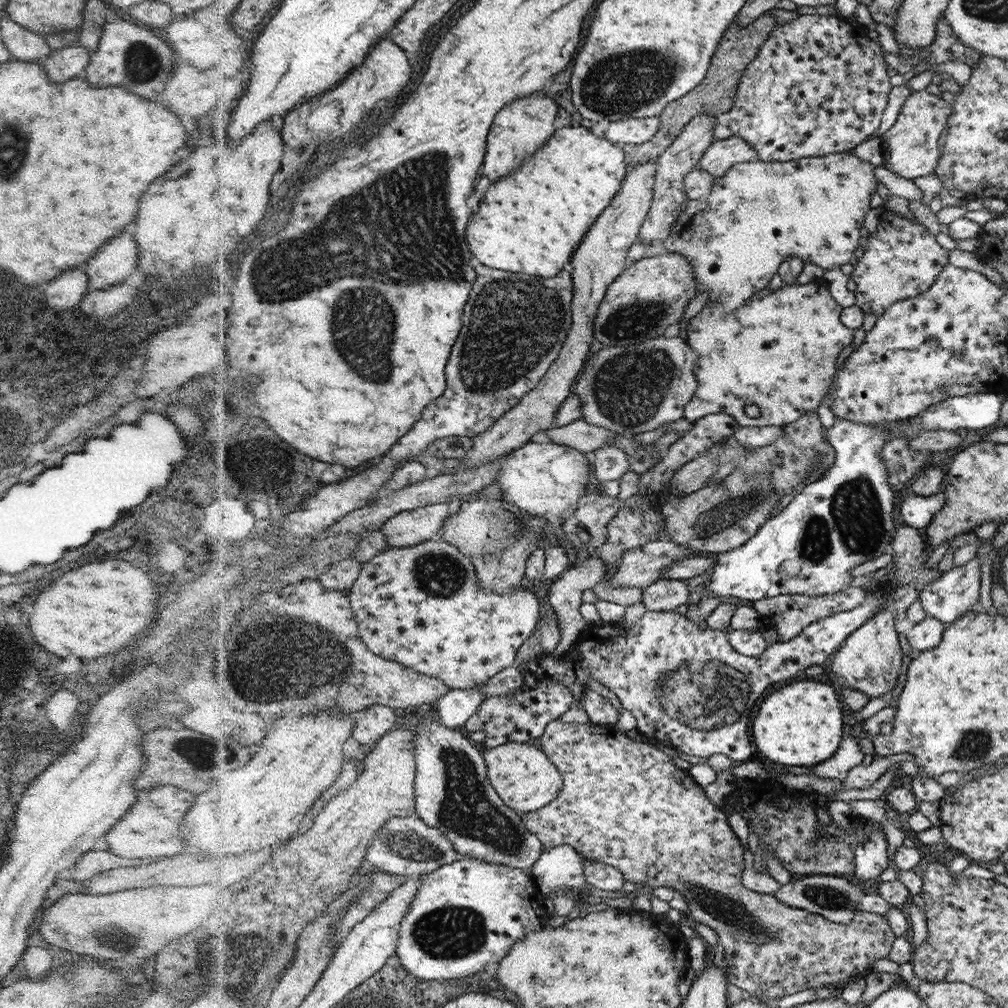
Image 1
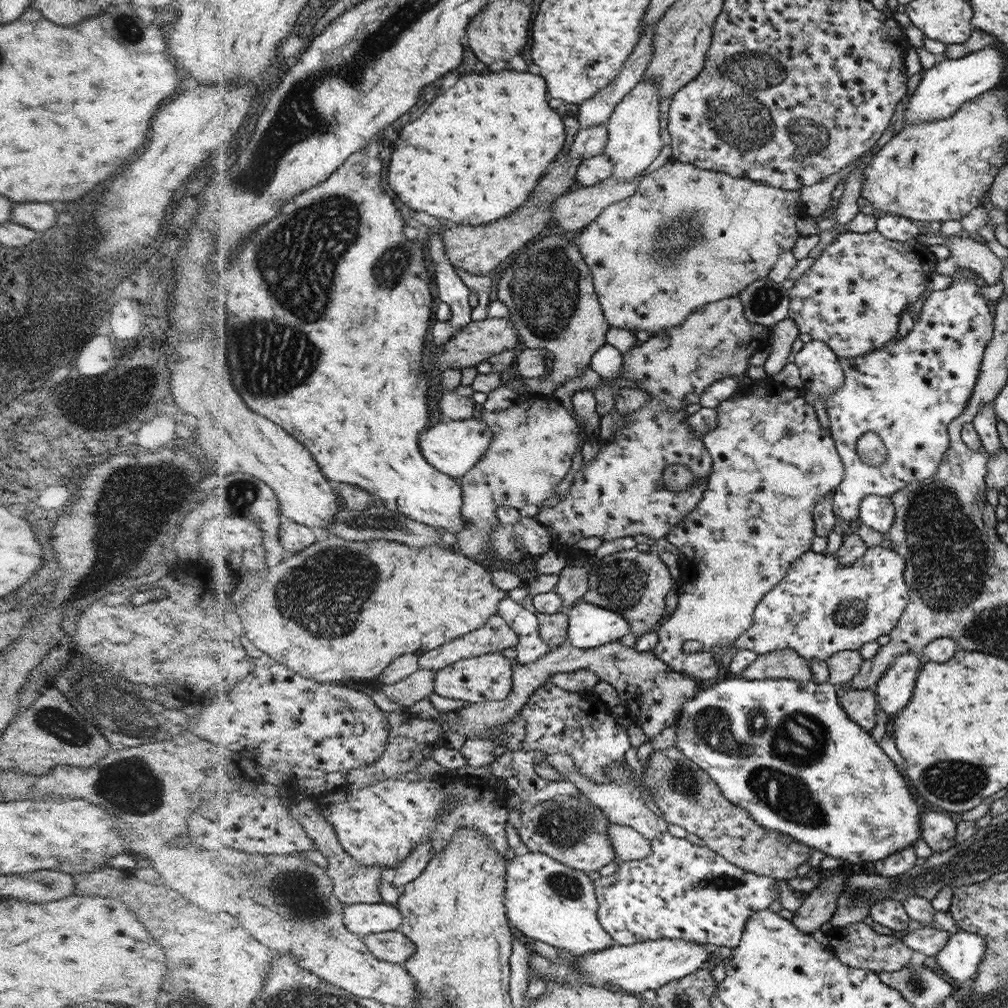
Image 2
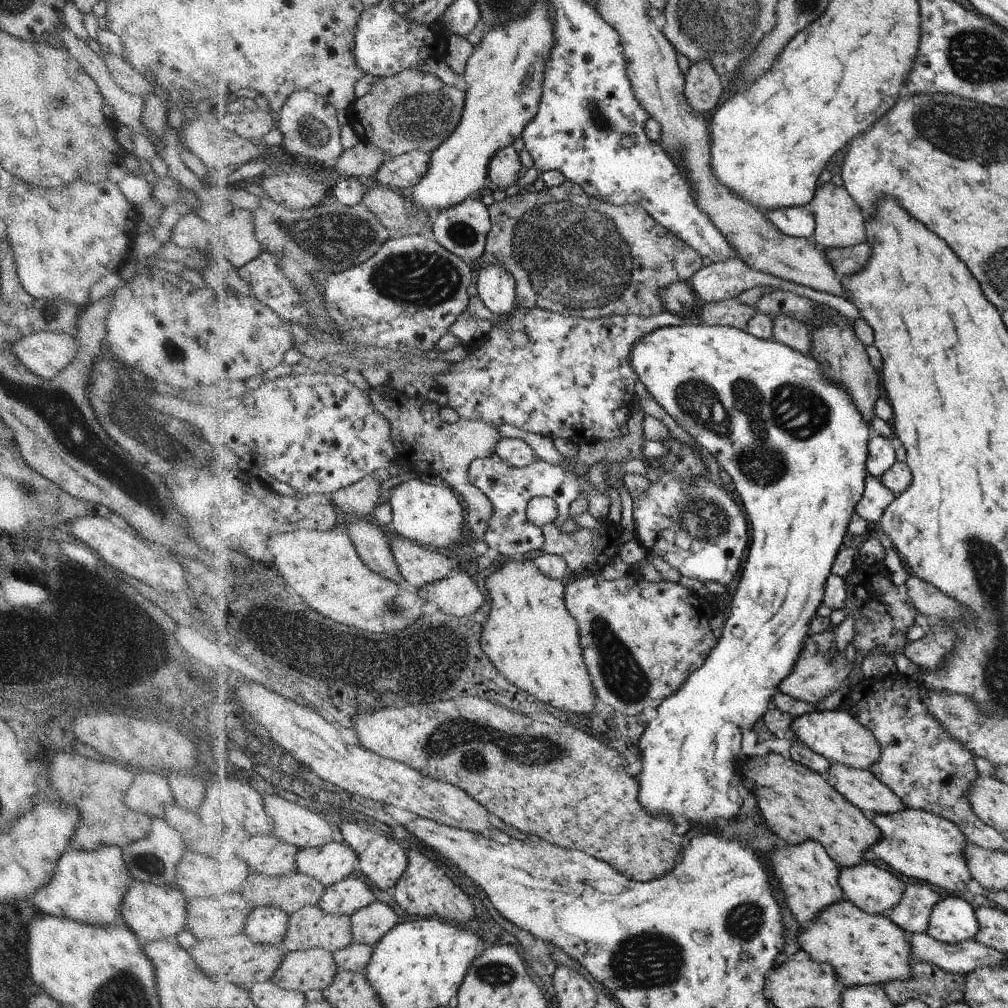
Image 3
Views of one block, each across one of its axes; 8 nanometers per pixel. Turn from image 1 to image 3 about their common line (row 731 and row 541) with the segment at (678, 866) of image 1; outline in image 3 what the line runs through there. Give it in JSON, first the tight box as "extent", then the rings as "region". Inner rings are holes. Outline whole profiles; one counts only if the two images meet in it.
{"extent":[542,518,624,578],"region":[[[600,518],[602,526],[598,530],[579,527],[576,532],[566,534],[564,530],[556,528],[554,523],[543,526],[544,545],[542,551],[546,554],[556,554],[566,560],[569,574],[576,578],[586,578],[587,576],[598,573],[606,566],[606,563],[618,557],[620,548],[624,546],[621,539],[622,525],[612,526],[608,518]]]}

